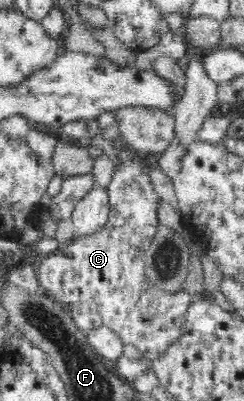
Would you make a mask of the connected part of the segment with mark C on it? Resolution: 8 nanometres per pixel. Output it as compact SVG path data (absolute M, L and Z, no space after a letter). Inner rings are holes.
M120 136L114 139L113 147L121 162L114 167L113 177L106 187L111 204L107 225L95 235L73 239L52 254L44 256L38 266L36 277L39 288L63 305L69 306L76 302L94 302L99 314L101 314L104 326L115 331L121 337L124 345L137 347L144 358L153 361L160 356L165 356L171 345L179 342L179 339L184 335L186 314L193 295L184 288L177 293L170 294L154 285L145 273L144 254L159 224L156 214L159 197L153 190L147 169L148 165L142 155L131 154L127 150L127 144L122 141Z

